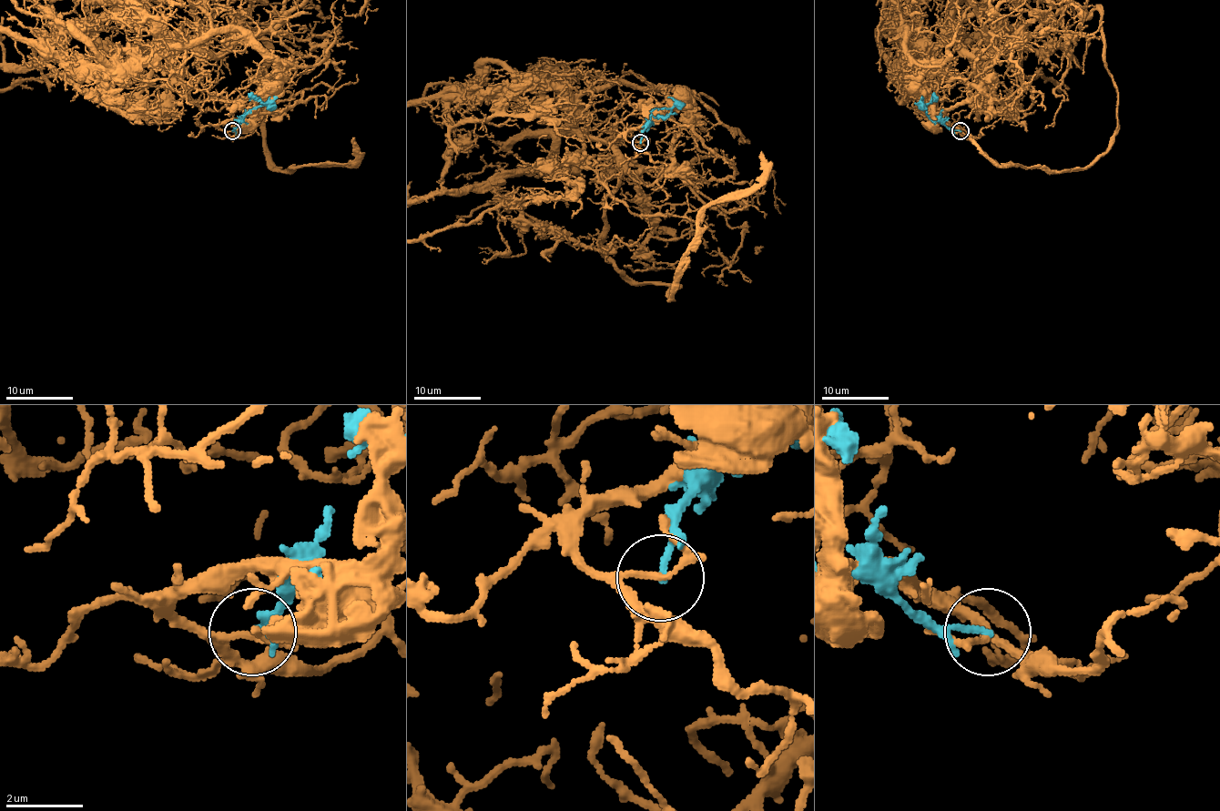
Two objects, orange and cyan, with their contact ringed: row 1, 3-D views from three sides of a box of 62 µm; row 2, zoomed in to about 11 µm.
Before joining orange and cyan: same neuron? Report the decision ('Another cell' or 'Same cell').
Another cell

